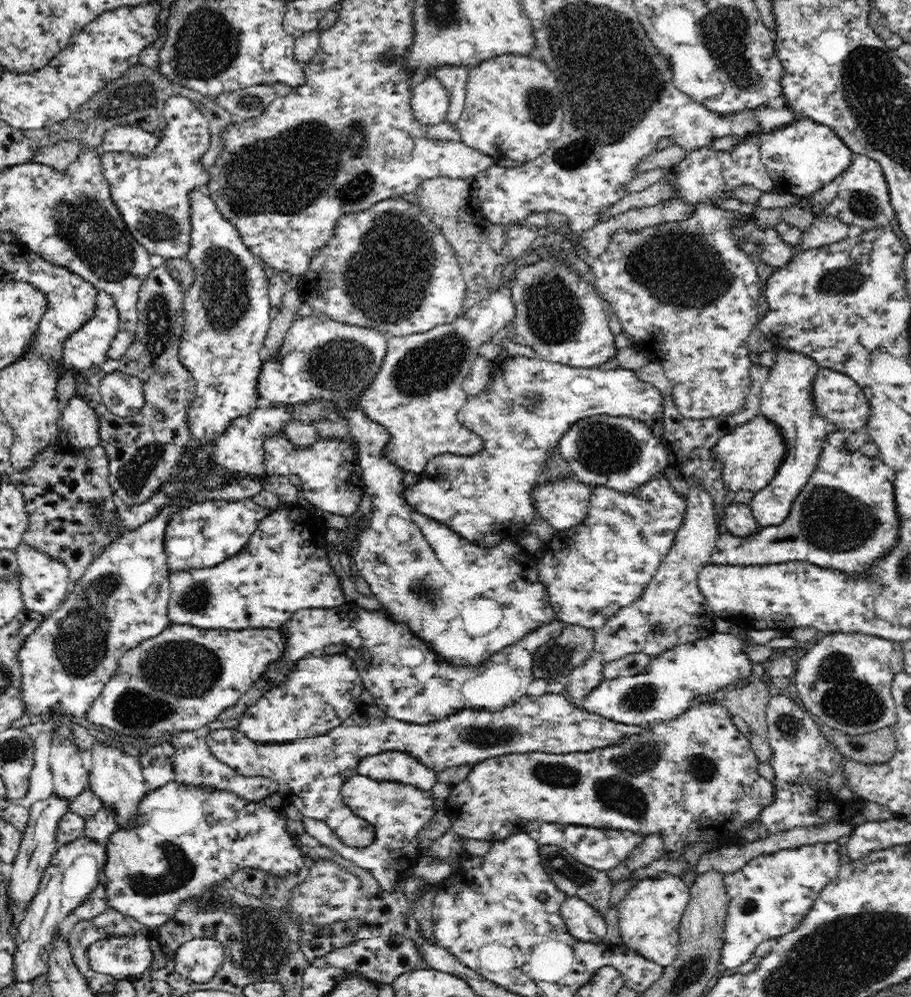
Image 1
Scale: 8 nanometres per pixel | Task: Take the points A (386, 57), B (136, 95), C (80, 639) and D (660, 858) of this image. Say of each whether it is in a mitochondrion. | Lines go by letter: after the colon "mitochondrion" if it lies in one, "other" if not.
A: mitochondrion
B: mitochondrion
C: mitochondrion
D: other

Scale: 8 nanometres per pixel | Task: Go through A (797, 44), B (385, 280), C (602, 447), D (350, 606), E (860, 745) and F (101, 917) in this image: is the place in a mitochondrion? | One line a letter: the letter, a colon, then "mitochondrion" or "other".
A: other
B: mitochondrion
C: mitochondrion
D: other
E: mitochondrion
F: other

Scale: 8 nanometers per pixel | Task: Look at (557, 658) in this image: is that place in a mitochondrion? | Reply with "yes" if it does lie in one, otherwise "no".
yes

